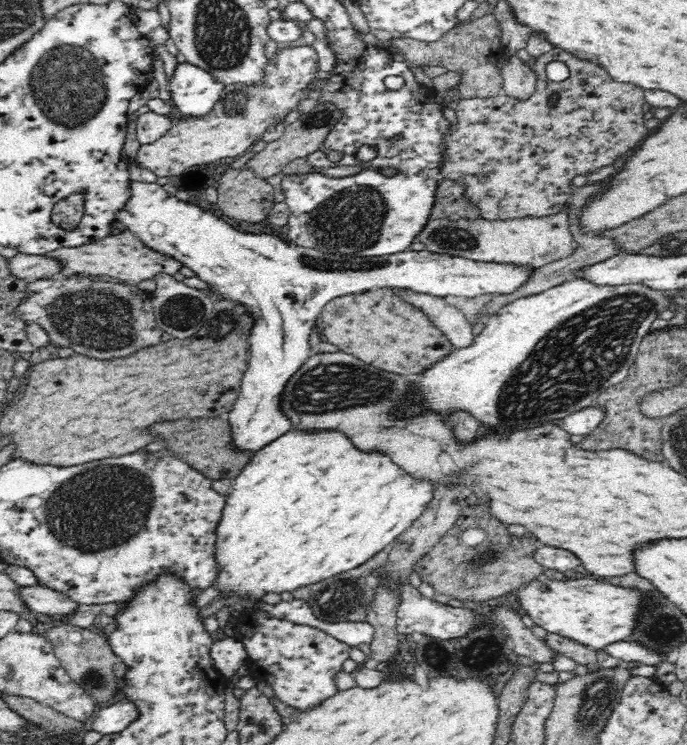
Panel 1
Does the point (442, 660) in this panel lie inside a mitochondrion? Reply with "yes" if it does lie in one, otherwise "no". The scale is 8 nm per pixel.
no

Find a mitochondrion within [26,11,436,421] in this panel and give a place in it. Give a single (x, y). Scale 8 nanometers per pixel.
(68, 83)

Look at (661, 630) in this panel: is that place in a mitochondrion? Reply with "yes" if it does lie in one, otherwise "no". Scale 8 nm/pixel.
yes

